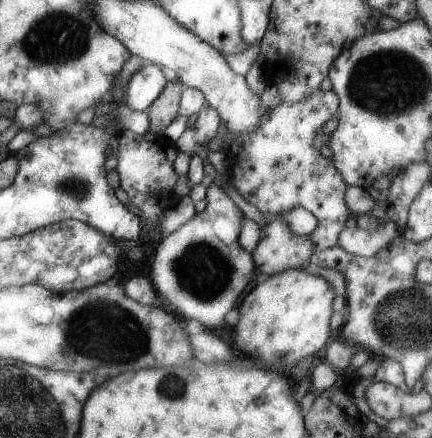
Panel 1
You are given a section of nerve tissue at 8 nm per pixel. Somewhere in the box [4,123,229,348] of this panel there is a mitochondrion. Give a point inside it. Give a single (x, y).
(74, 186)

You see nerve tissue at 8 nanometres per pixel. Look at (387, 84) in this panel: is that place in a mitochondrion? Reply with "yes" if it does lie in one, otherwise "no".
yes

